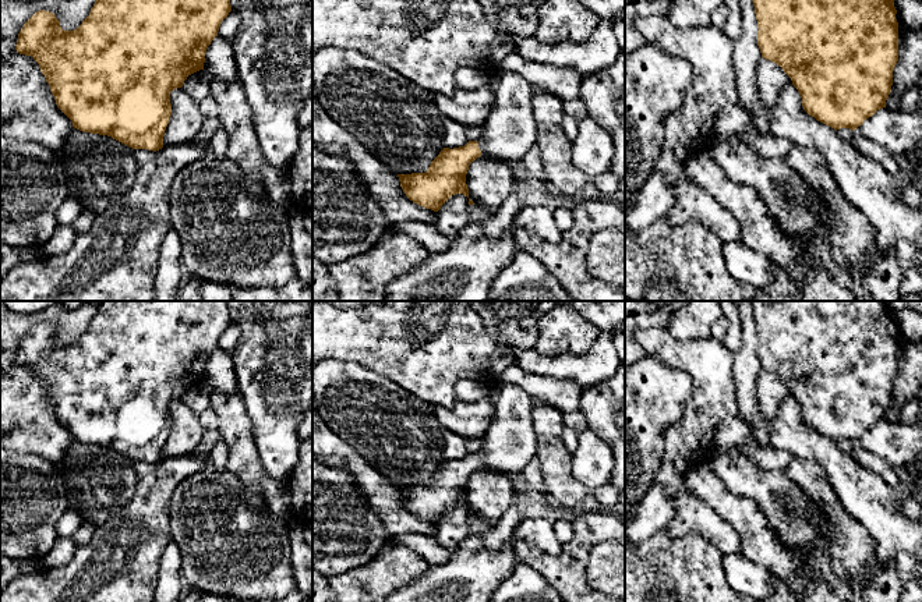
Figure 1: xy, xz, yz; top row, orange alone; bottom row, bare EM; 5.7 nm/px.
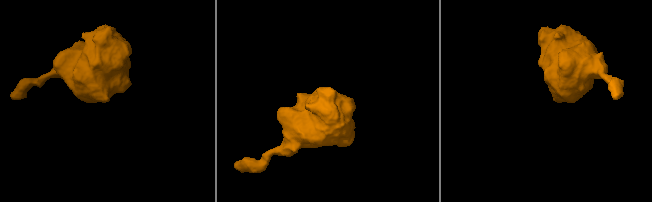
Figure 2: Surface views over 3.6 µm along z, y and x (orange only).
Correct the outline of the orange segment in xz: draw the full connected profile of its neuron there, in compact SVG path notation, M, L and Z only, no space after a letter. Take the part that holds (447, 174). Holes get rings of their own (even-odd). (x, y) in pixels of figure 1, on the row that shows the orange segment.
M498 74L492 77L491 86L495 103L478 141L444 148L425 173L398 174L410 201L438 212L452 195L469 198L466 174L471 162L483 153L506 162L522 160L536 144L530 82L519 74Z

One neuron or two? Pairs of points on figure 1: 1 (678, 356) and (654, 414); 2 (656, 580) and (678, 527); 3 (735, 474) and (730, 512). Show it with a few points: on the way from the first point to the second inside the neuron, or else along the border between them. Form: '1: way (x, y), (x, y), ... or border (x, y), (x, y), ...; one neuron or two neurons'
1: border (646, 354), (682, 369), (692, 381), (692, 396); two neurons
2: border (664, 528), (673, 535), (698, 533), (707, 541); two neurons
3: border (712, 470), (730, 492), (748, 496), (760, 513); two neurons

